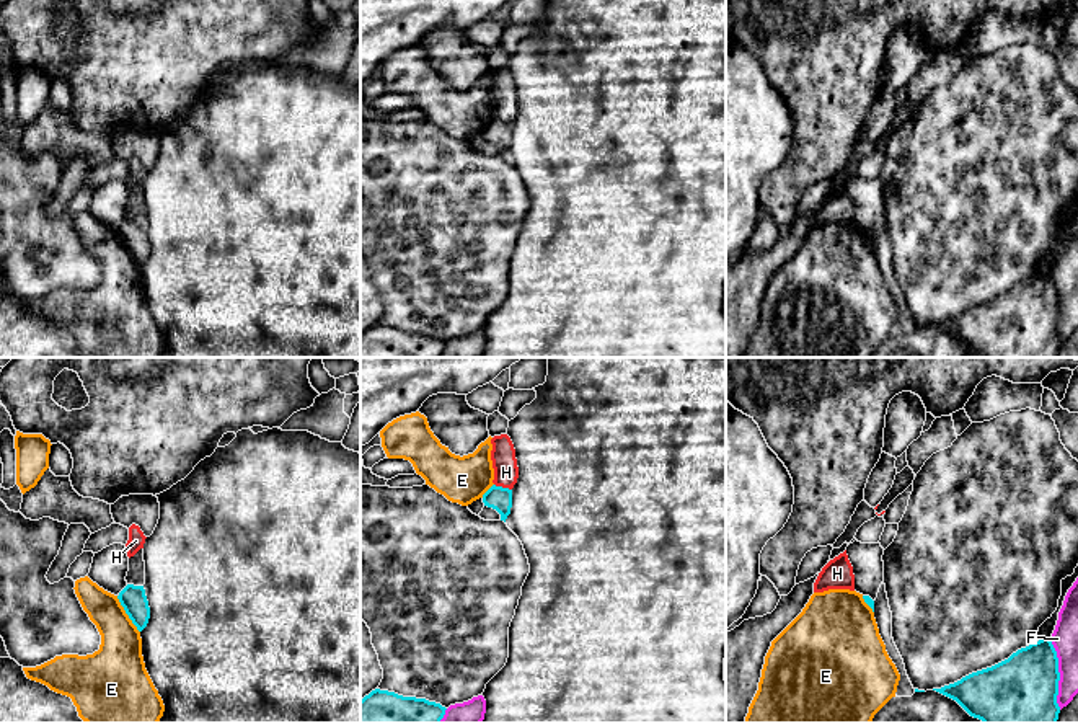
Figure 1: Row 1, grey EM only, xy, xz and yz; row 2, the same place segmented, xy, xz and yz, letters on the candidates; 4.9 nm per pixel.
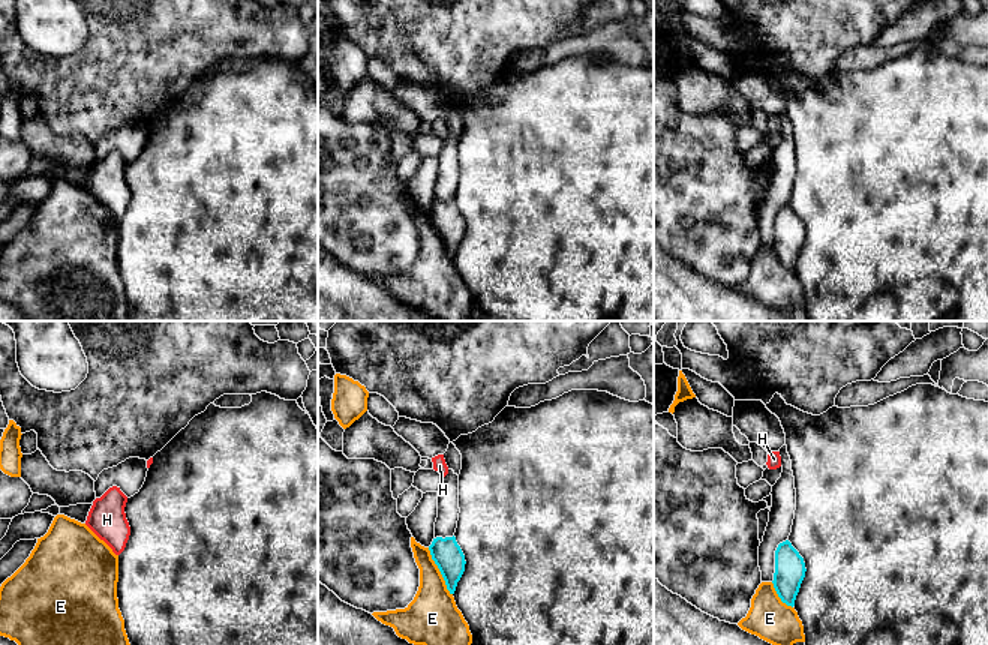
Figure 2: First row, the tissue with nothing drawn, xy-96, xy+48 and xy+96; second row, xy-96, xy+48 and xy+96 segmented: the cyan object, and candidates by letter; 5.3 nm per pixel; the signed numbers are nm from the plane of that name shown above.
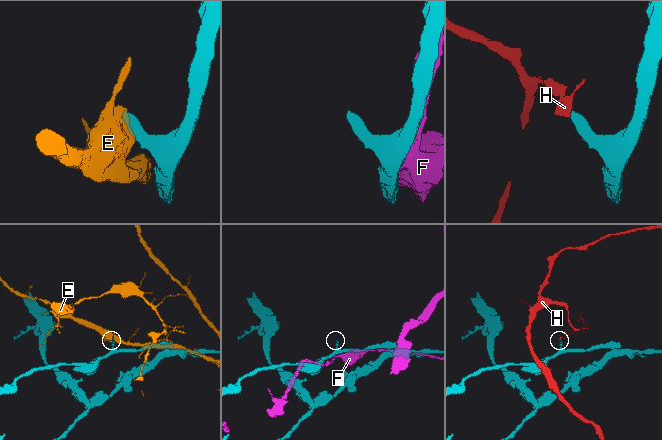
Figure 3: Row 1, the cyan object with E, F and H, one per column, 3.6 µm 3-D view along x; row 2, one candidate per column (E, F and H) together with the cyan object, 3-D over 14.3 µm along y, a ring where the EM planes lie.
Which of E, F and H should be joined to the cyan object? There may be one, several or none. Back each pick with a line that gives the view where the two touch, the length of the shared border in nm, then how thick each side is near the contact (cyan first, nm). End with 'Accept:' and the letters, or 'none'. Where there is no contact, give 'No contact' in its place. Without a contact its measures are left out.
Accept: none

